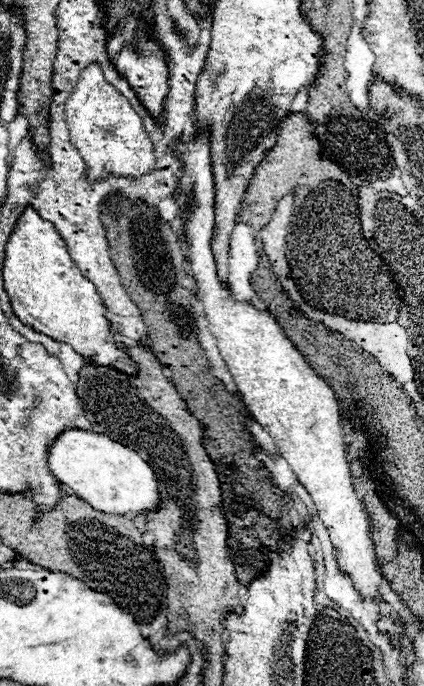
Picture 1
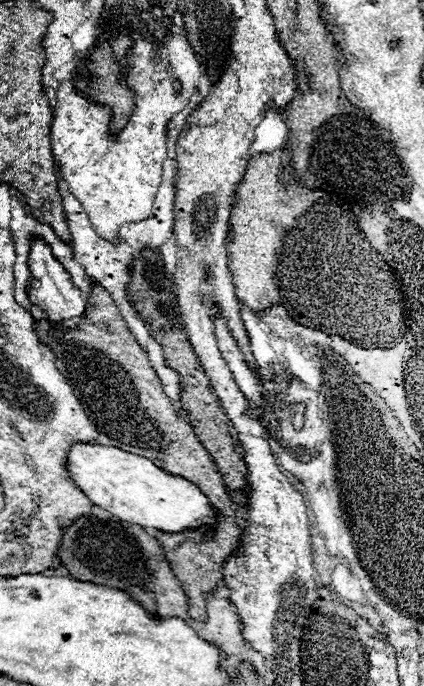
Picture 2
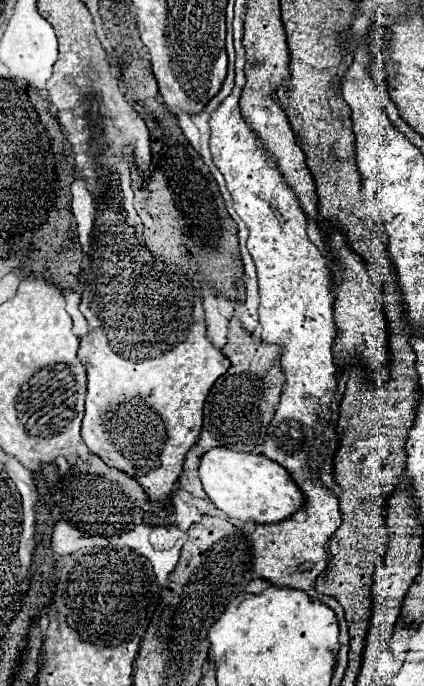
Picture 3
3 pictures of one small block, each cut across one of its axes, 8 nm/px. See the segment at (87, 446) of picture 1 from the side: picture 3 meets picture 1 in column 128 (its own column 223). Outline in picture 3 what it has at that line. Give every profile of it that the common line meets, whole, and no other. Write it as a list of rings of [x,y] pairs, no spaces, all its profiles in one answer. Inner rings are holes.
[[[214,448],[202,456],[198,474],[204,492],[214,502],[214,506],[222,510],[228,518],[236,518],[242,522],[274,524],[286,520],[294,516],[306,500],[300,486],[280,464],[258,454]]]

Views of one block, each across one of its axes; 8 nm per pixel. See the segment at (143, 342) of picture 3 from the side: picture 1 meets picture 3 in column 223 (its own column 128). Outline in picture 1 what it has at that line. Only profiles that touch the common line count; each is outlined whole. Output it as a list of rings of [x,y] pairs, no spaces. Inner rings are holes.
[[[30,206],[20,214],[6,244],[2,278],[12,310],[22,324],[36,328],[36,332],[44,332],[52,340],[70,344],[80,356],[92,360],[94,366],[110,366],[126,374],[138,372],[136,362],[114,338],[112,322],[106,318],[106,306],[98,296],[96,286],[86,280],[74,264],[68,246],[54,230],[54,224],[44,220]]]

